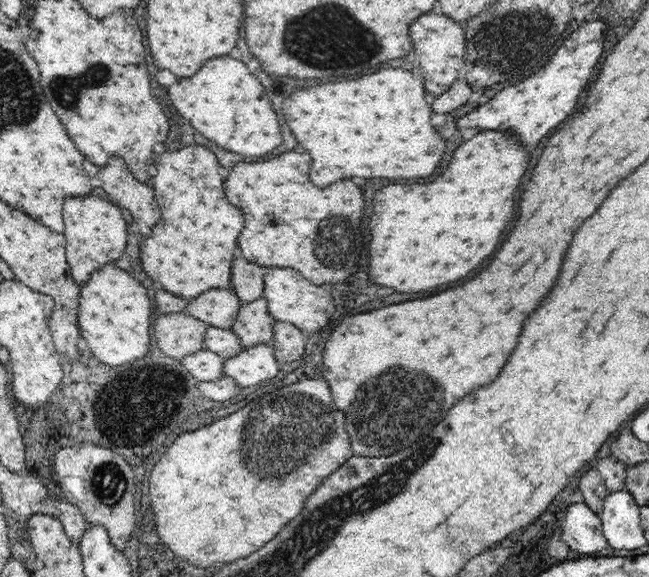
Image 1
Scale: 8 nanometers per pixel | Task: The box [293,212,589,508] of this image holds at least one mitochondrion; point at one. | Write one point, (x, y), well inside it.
(421, 390)

